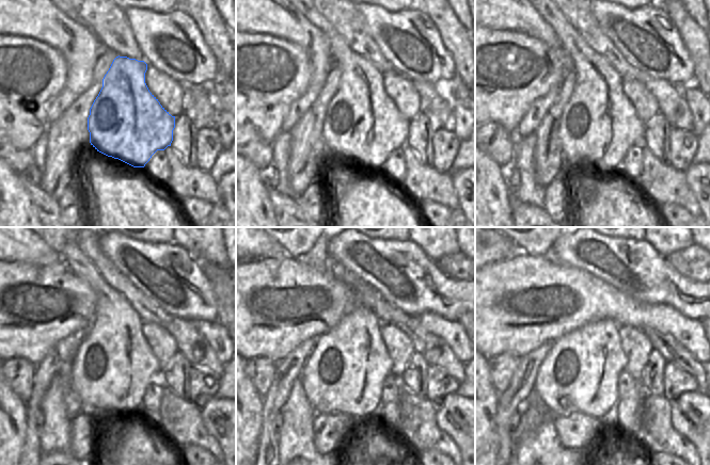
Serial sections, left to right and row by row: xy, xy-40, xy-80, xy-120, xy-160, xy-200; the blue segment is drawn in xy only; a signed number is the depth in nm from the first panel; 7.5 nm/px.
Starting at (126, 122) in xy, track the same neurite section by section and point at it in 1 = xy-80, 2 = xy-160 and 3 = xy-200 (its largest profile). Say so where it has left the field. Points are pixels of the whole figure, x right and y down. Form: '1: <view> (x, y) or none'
1: xy-80 (598, 125)
2: xy-160 (344, 373)
3: xy-200 (580, 373)

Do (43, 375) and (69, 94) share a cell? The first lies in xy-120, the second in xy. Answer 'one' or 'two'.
one

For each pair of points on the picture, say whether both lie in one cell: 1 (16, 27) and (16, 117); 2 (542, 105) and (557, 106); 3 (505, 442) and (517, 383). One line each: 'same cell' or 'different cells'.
1: different cells
2: different cells
3: same cell

